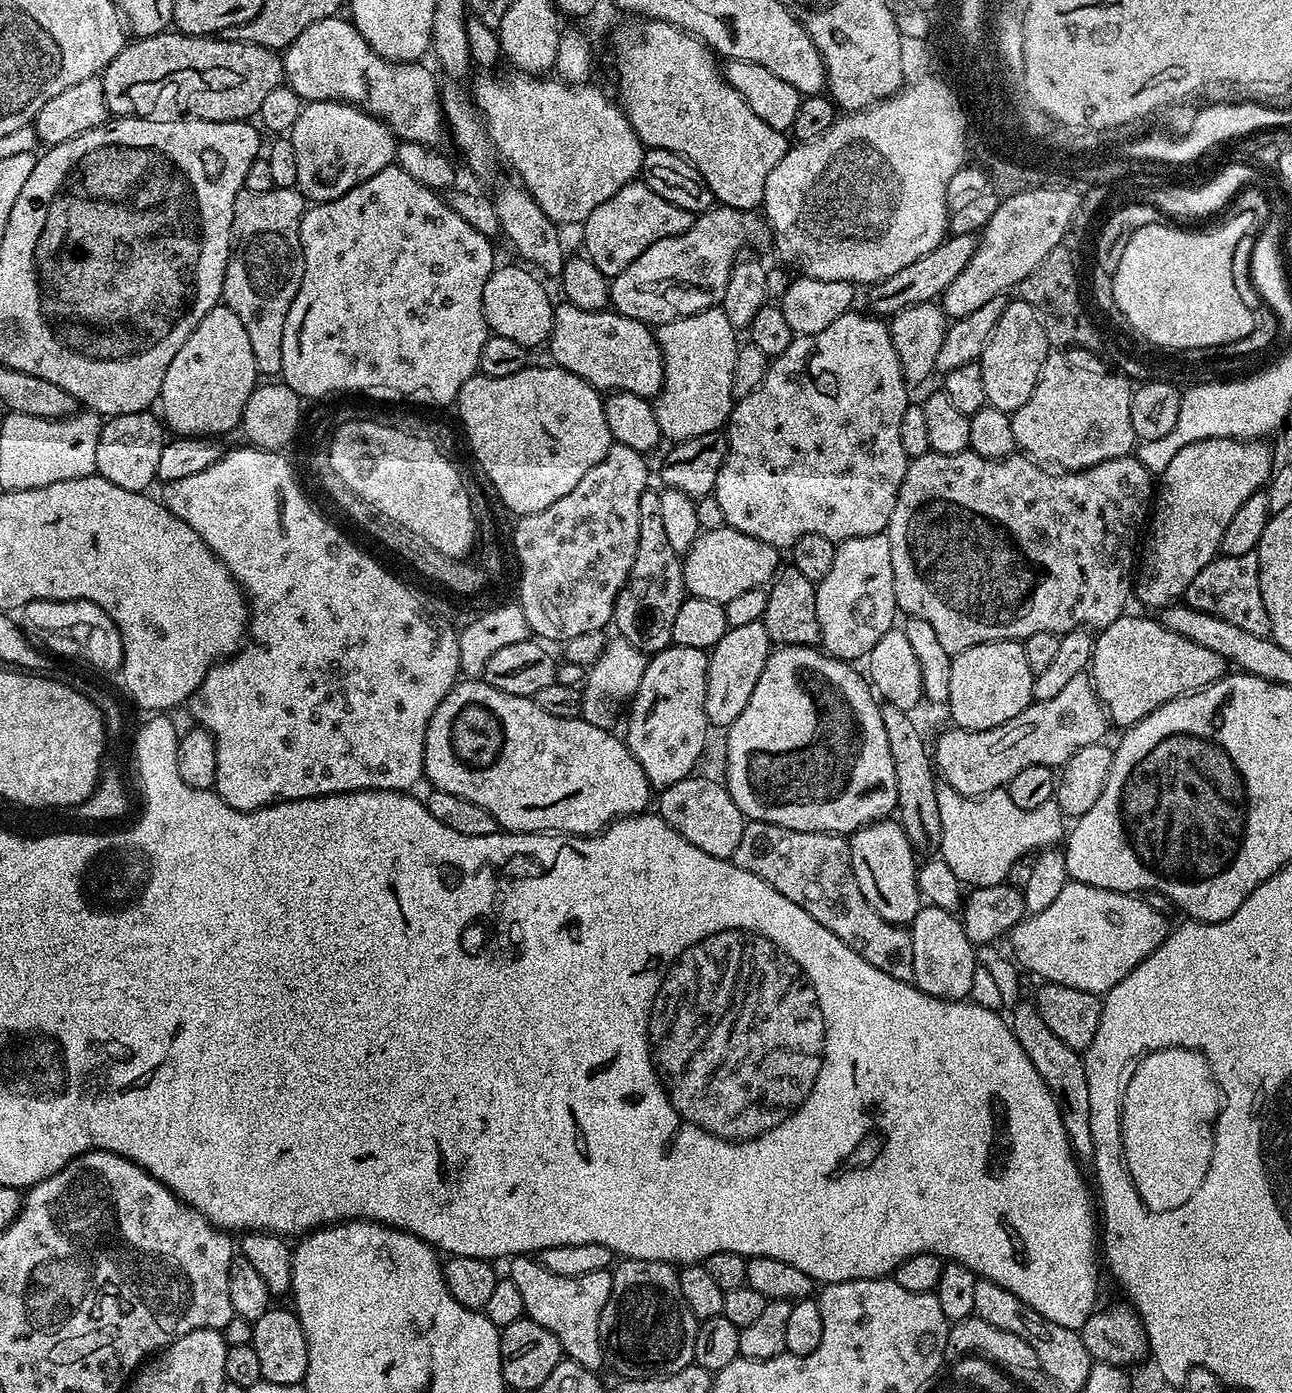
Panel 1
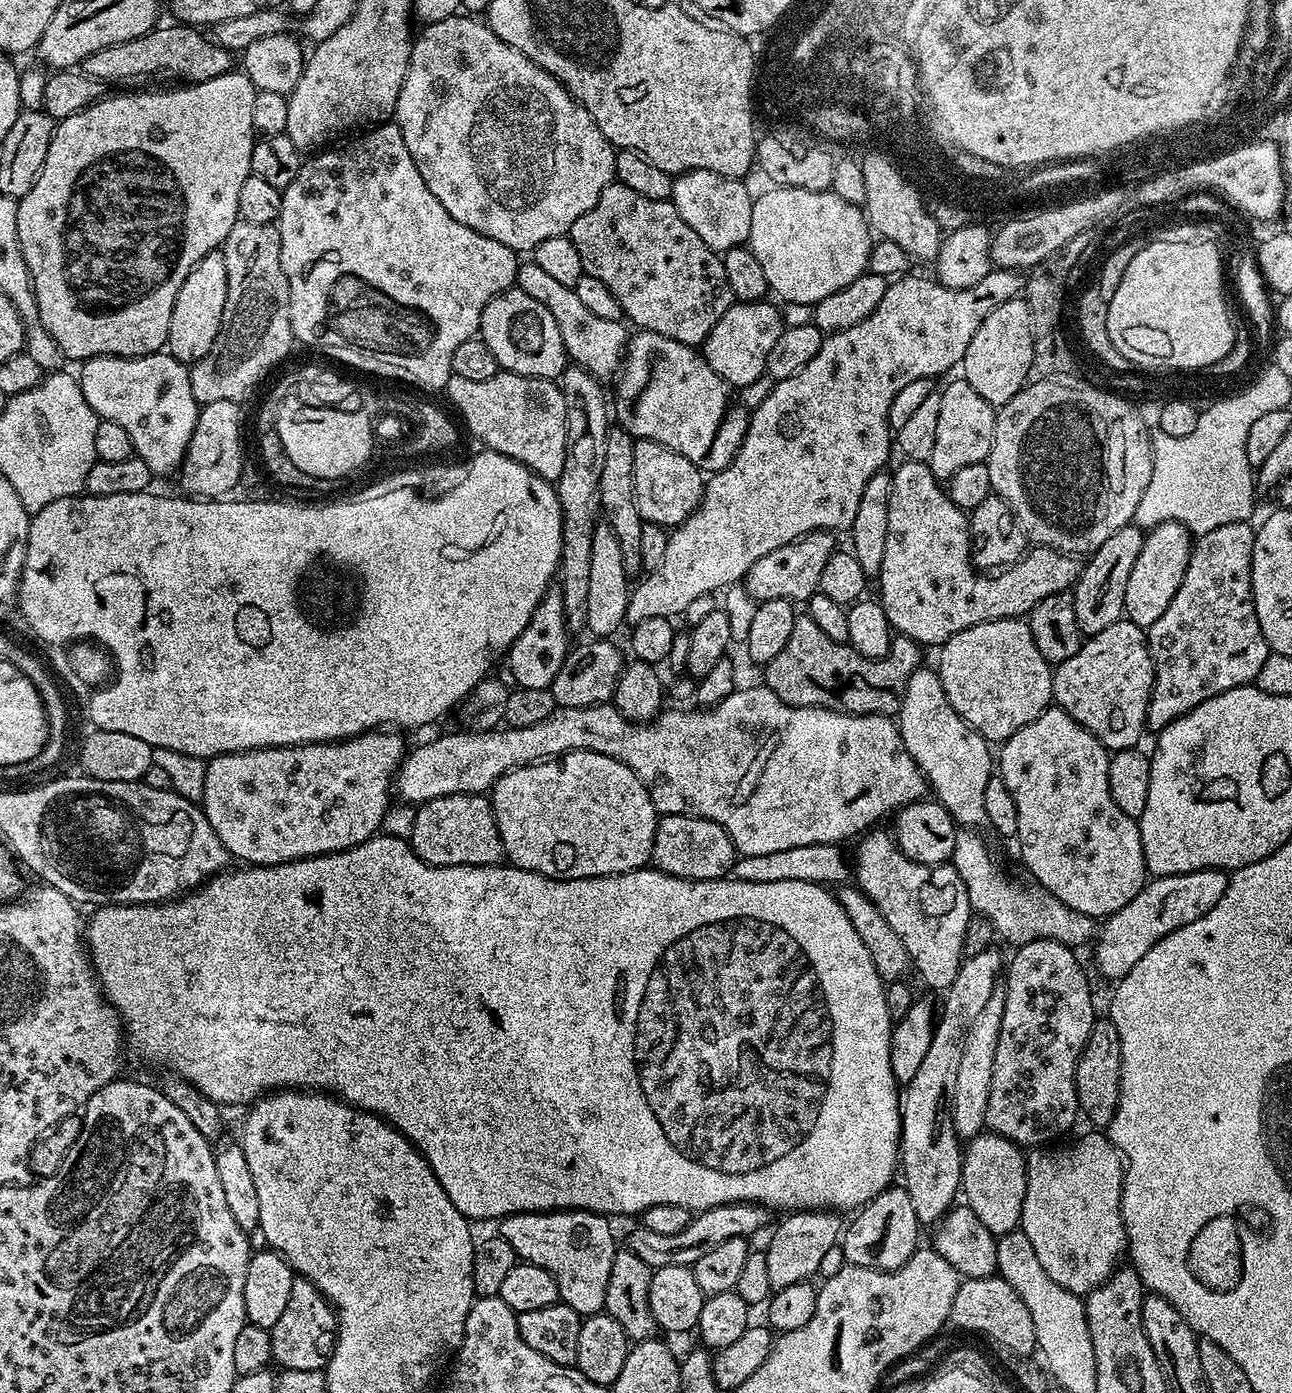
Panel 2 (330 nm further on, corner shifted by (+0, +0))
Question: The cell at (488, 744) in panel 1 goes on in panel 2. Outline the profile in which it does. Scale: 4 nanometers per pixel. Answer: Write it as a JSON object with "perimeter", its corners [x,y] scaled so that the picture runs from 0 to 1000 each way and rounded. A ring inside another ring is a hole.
{"perimeter":[[[437,540],[436,543],[425,544],[413,548],[406,548],[402,551],[395,553],[379,566],[381,581],[385,590],[387,601],[390,605],[390,614],[392,620],[398,623],[403,623],[408,626],[416,626],[424,629],[426,632],[447,632],[447,630],[460,630],[461,629],[478,629],[482,626],[490,626],[499,622],[504,618],[506,599],[509,584],[500,564],[481,547],[472,544],[469,541],[462,540]]]}

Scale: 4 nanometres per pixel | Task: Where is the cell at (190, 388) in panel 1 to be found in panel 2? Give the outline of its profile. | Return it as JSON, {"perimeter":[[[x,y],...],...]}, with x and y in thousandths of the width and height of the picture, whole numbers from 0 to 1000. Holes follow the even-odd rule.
{"perimeter":[[[168,179],[159,182],[159,185],[156,185],[156,188],[153,188],[150,194],[147,194],[147,197],[144,197],[144,202],[141,202],[141,208],[138,208],[138,214],[132,225],[128,250],[135,258],[140,258],[143,263],[148,263],[159,257],[159,254],[163,254],[169,243],[176,210],[176,200],[173,180]]]}

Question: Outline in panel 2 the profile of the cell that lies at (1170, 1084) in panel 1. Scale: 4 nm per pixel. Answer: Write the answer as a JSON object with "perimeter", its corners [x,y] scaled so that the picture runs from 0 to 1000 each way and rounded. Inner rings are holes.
{"perimeter":[[[941,870],[941,873],[935,873],[926,884],[923,884],[923,890],[920,890],[920,899],[916,899],[916,907],[913,910],[920,910],[920,916],[923,916],[923,922],[932,927],[933,932],[946,932],[956,925],[963,922],[963,876],[960,876],[960,870],[951,870],[950,872]]]}

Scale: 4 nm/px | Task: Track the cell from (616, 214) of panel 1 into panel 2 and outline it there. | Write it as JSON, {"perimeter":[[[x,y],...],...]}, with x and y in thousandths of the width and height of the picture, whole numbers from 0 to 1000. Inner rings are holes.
{"perimeter":[[[472,131],[466,136],[461,147],[444,159],[441,169],[444,177],[447,177],[447,182],[450,182],[452,197],[463,200],[463,202],[475,211],[481,225],[487,227],[493,236],[512,240],[522,246],[542,248],[550,237],[553,237],[553,231],[556,231],[568,217],[560,186],[534,165],[519,144],[499,142],[488,136],[488,134]]]}

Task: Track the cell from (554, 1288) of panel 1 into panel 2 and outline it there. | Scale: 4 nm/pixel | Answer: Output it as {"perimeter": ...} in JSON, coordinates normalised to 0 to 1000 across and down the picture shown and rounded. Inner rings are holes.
{"perimeter":[[[434,869],[432,870],[405,870],[392,873],[385,879],[385,887],[392,889],[395,894],[398,894],[400,902],[405,907],[420,909],[429,917],[432,923],[433,933],[441,938],[450,946],[461,945],[467,942],[469,935],[469,920],[472,920],[472,909],[475,909],[475,903],[478,898],[477,887],[474,885],[474,877],[463,870],[450,870],[448,869]]]}

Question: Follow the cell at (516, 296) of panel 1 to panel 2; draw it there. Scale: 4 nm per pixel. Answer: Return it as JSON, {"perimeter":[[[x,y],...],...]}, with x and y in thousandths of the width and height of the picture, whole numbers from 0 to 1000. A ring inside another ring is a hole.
{"perimeter":[[[400,205],[385,211],[373,223],[370,241],[379,248],[389,266],[416,270],[417,273],[430,273],[438,263],[436,244],[428,226]]]}

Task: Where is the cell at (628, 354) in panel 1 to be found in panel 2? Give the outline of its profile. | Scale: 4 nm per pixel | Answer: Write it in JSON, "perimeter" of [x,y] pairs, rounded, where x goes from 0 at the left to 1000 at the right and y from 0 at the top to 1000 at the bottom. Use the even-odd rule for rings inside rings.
{"perimeter":[[[493,238],[485,248],[480,271],[480,291],[476,291],[475,299],[479,307],[484,307],[492,316],[505,316],[525,326],[528,326],[541,336],[543,340],[558,339],[569,330],[574,317],[577,314],[580,294],[567,286],[563,290],[565,277],[558,270],[553,268],[544,255],[536,248],[522,246],[512,240]]]}

